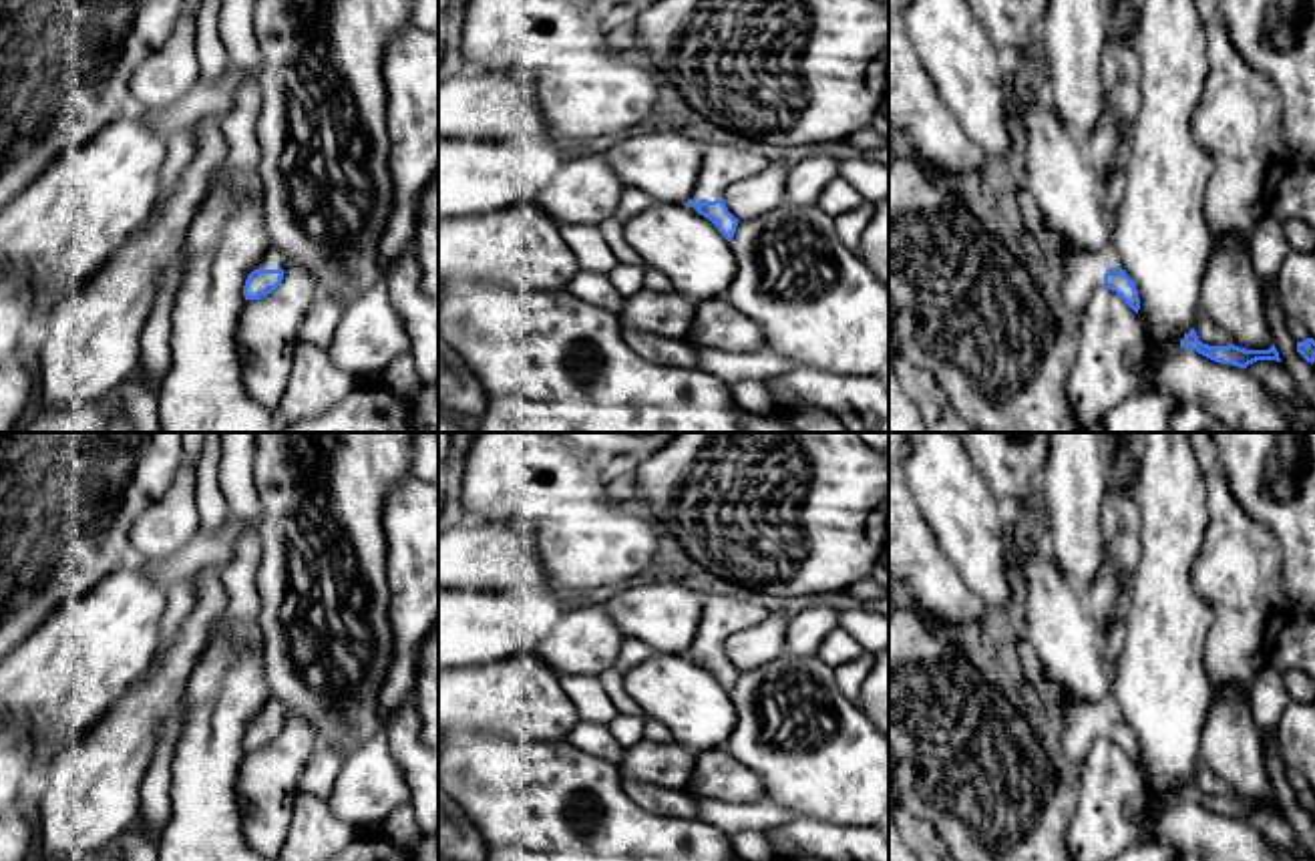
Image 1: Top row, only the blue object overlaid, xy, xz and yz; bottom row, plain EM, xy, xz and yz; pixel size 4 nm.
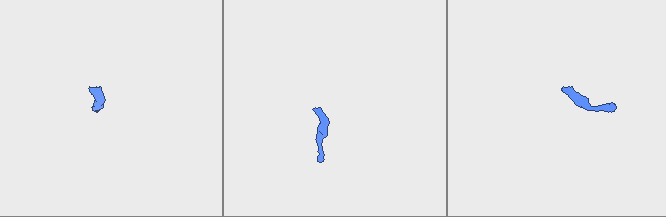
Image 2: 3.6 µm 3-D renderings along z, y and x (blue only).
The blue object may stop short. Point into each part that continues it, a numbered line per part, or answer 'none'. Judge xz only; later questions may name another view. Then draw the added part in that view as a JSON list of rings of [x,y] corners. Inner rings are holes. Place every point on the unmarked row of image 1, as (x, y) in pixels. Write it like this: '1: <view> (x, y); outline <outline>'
1: xz (720, 616); outline [[[708,595],[702,608],[700,626],[692,644],[692,654],[700,650],[722,650],[724,640],[746,626],[760,624],[770,612],[752,597]]]

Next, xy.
1: xy (272, 711); outline [[[271,696],[255,720],[286,720],[286,716],[284,706]]]

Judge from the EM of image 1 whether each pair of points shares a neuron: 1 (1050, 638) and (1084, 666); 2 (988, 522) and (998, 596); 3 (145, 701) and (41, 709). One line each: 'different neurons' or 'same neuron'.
1: same neuron
2: same neuron
3: different neurons

